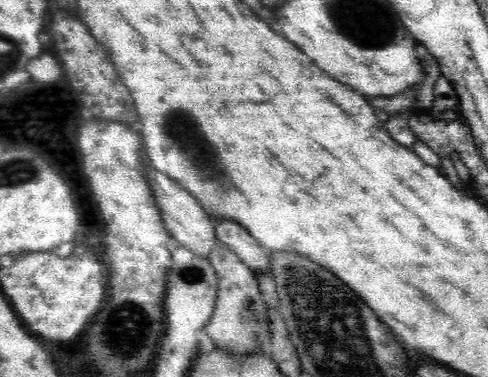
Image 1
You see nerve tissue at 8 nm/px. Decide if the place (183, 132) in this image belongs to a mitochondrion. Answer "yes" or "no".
yes

